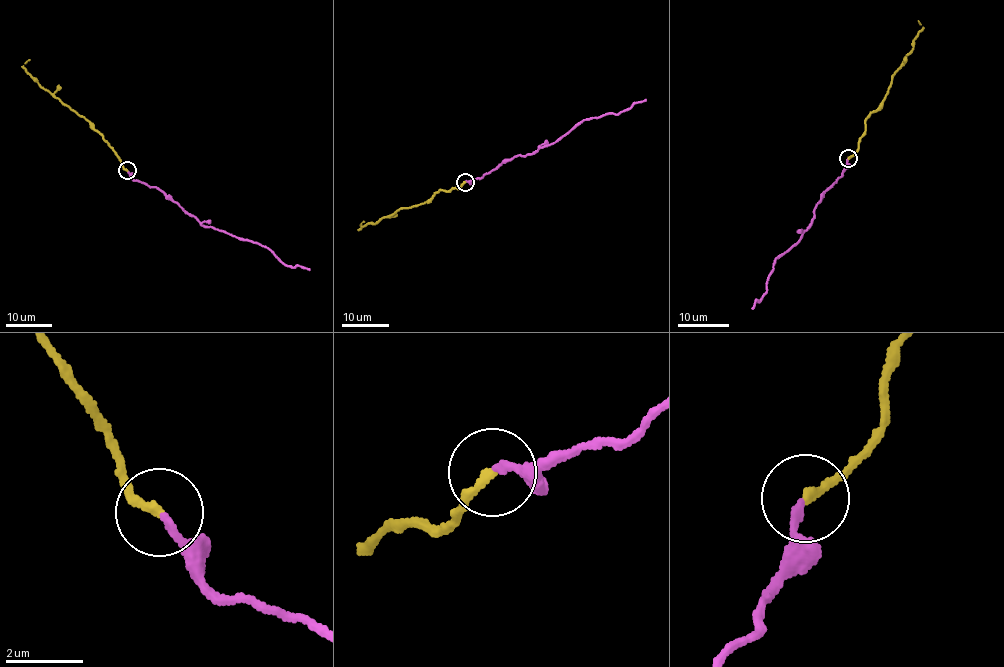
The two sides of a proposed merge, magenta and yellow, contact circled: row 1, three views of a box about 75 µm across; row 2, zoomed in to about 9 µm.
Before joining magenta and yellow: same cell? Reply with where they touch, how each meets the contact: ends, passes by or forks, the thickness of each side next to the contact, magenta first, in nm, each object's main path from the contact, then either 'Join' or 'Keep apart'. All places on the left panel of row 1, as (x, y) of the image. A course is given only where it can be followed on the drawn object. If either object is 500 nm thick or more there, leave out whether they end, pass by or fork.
Place: (127, 170). At the ring magenta ends. At the ring yellow ends. Thickness 190 nm (magenta) against 240 nm. Course of magenta: (127, 170), (133, 180), (162, 190), (205, 227), (268, 247), (287, 265), (309, 270). Course of yellow: (127, 170), (88, 122), (34, 79), (23, 66), (30, 60). Join

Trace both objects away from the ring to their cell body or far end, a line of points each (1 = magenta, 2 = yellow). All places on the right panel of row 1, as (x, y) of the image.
1: (848, 158), (841, 177), (828, 187), (797, 243), (776, 258), (767, 289), (752, 308)
2: (848, 158), (858, 147), (868, 117), (876, 112), (892, 76), (913, 48), (913, 43), (923, 28), (919, 22)

